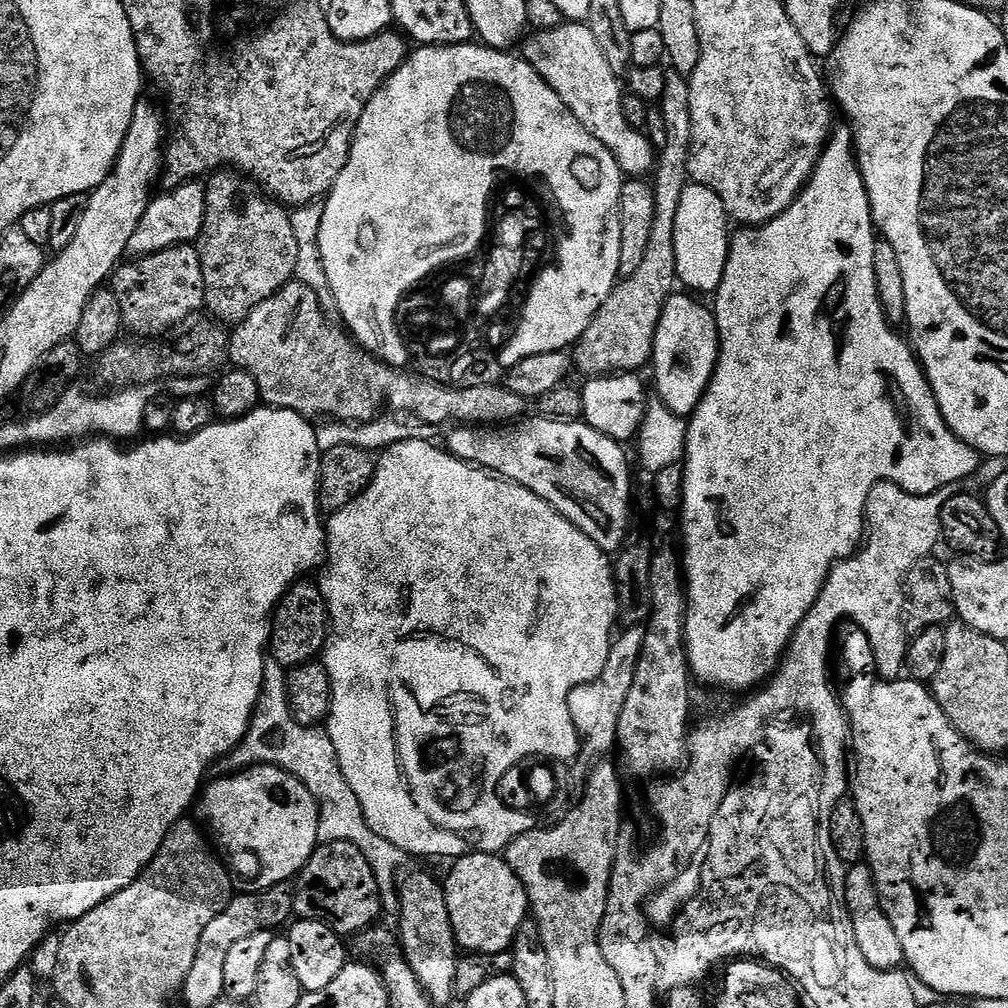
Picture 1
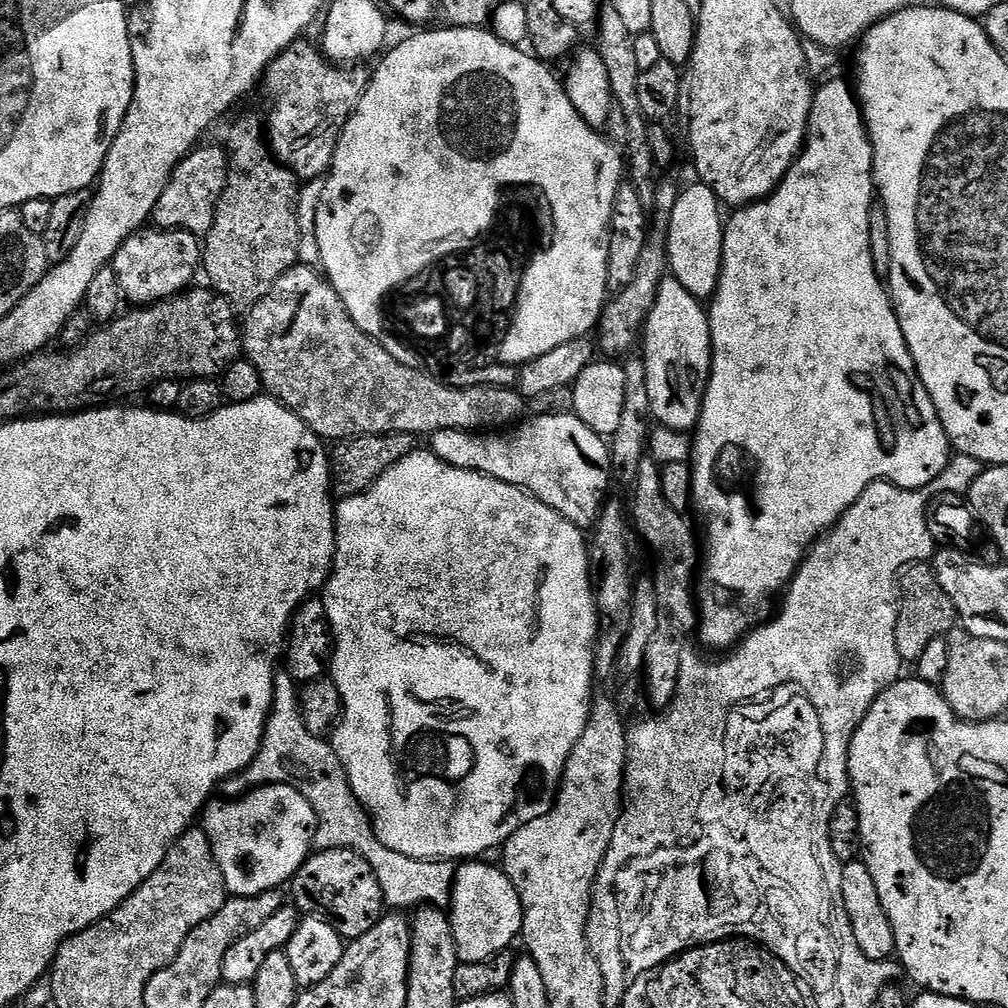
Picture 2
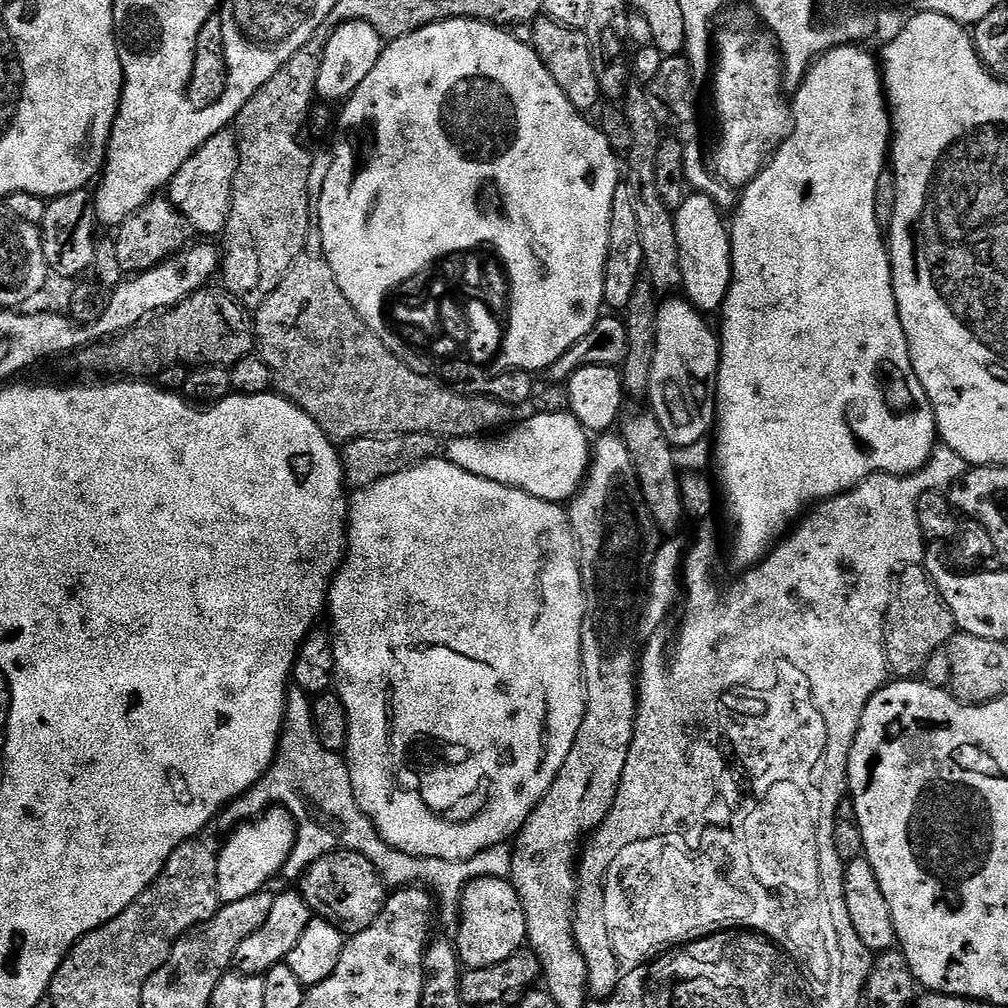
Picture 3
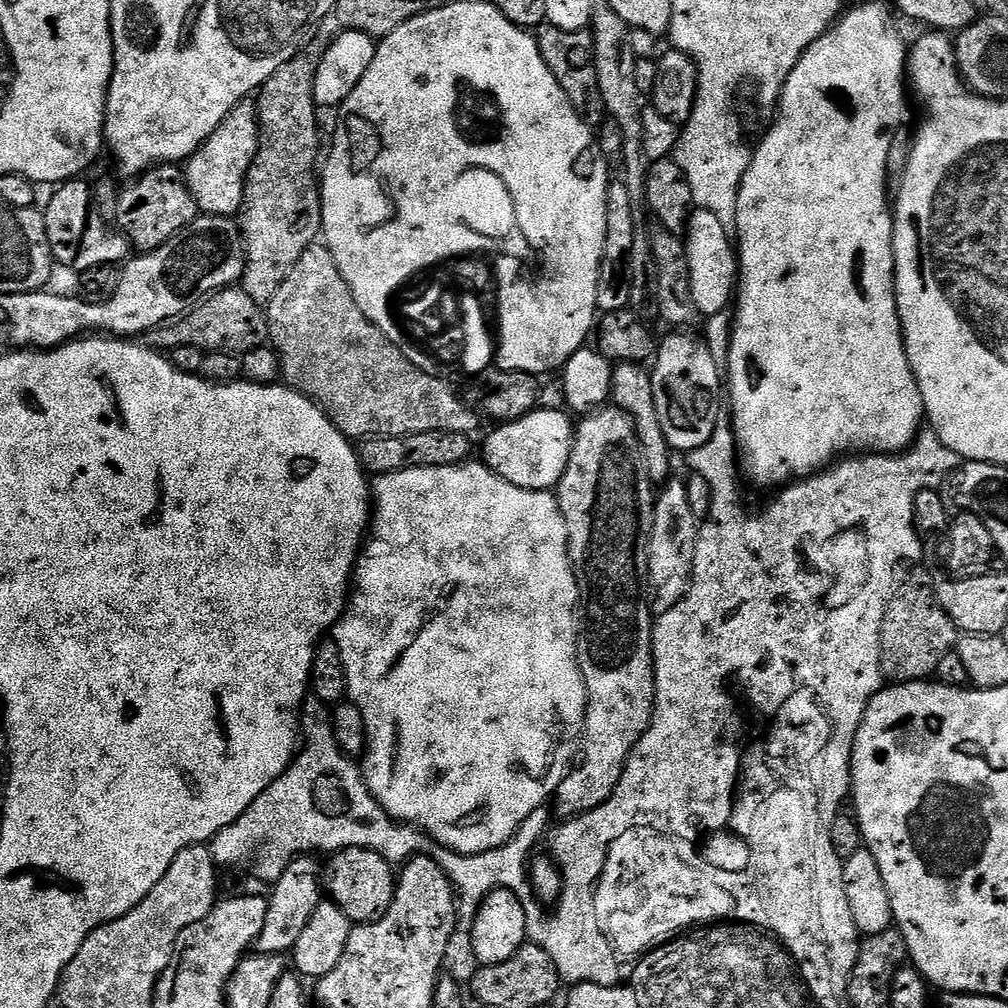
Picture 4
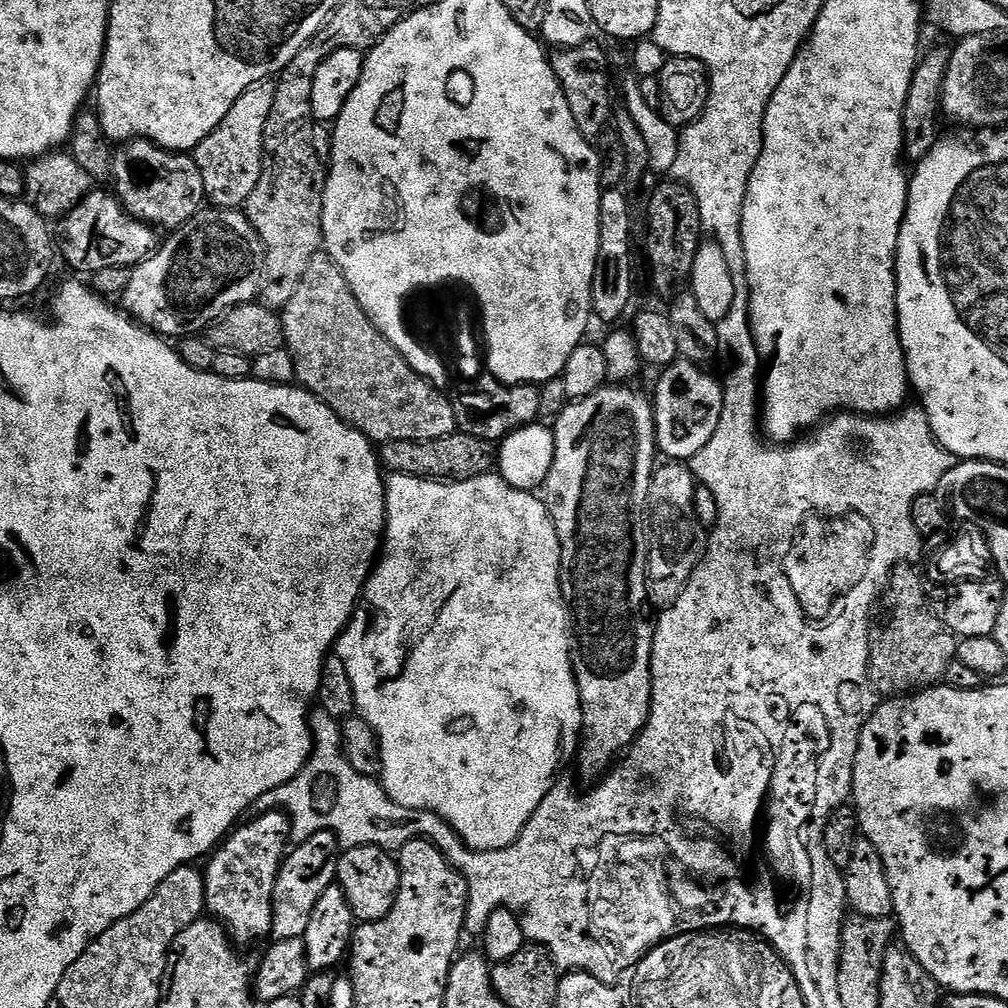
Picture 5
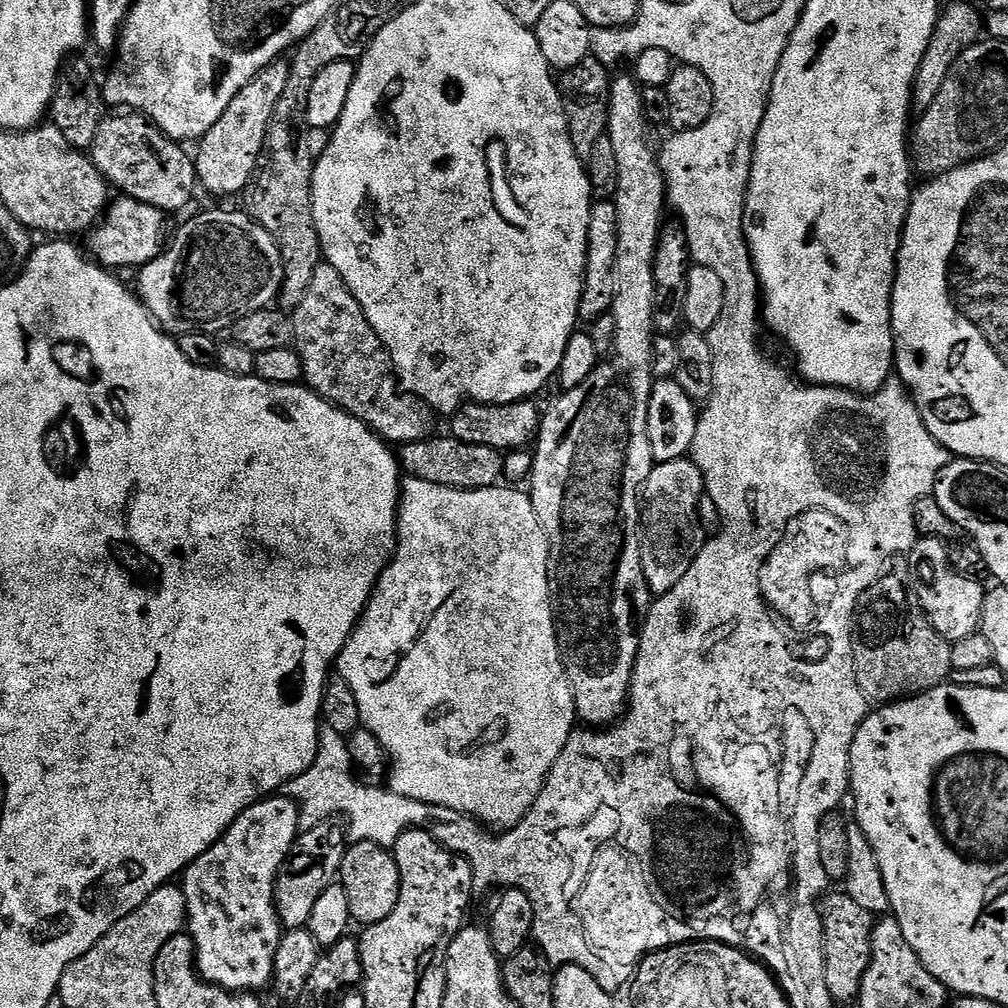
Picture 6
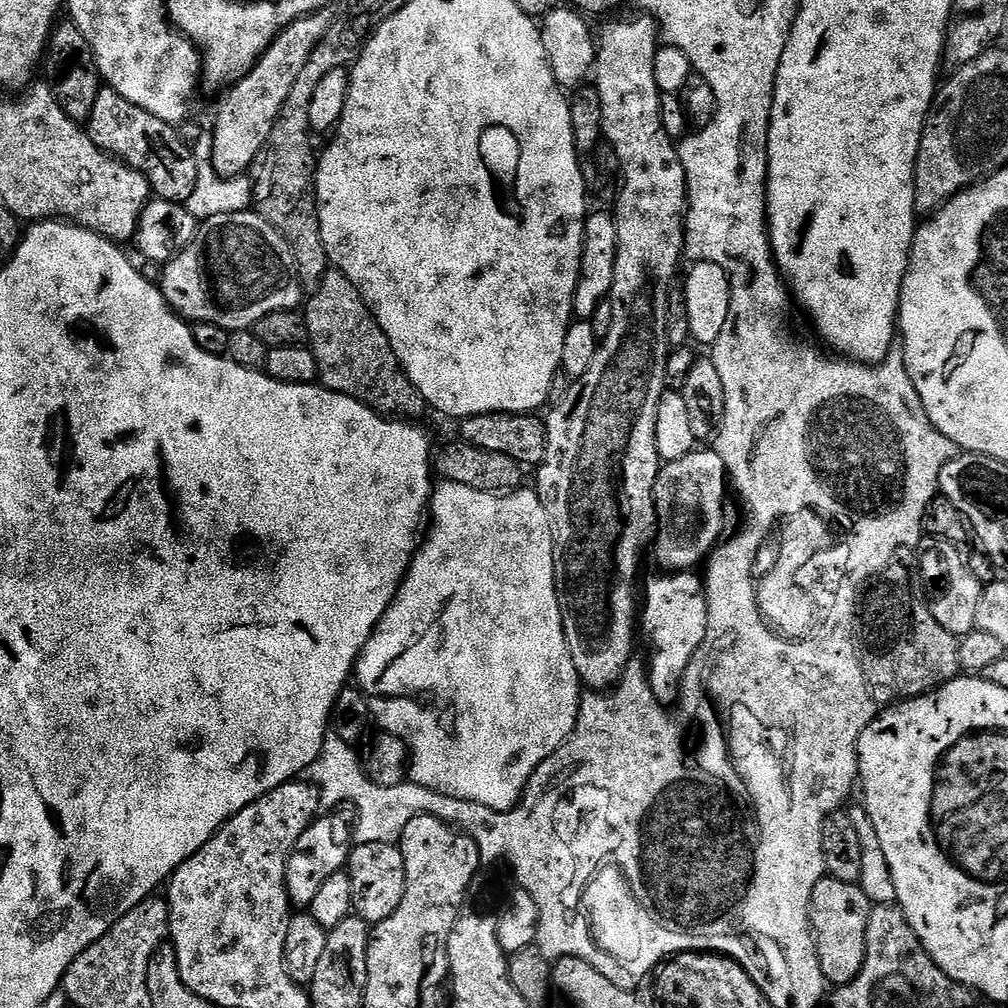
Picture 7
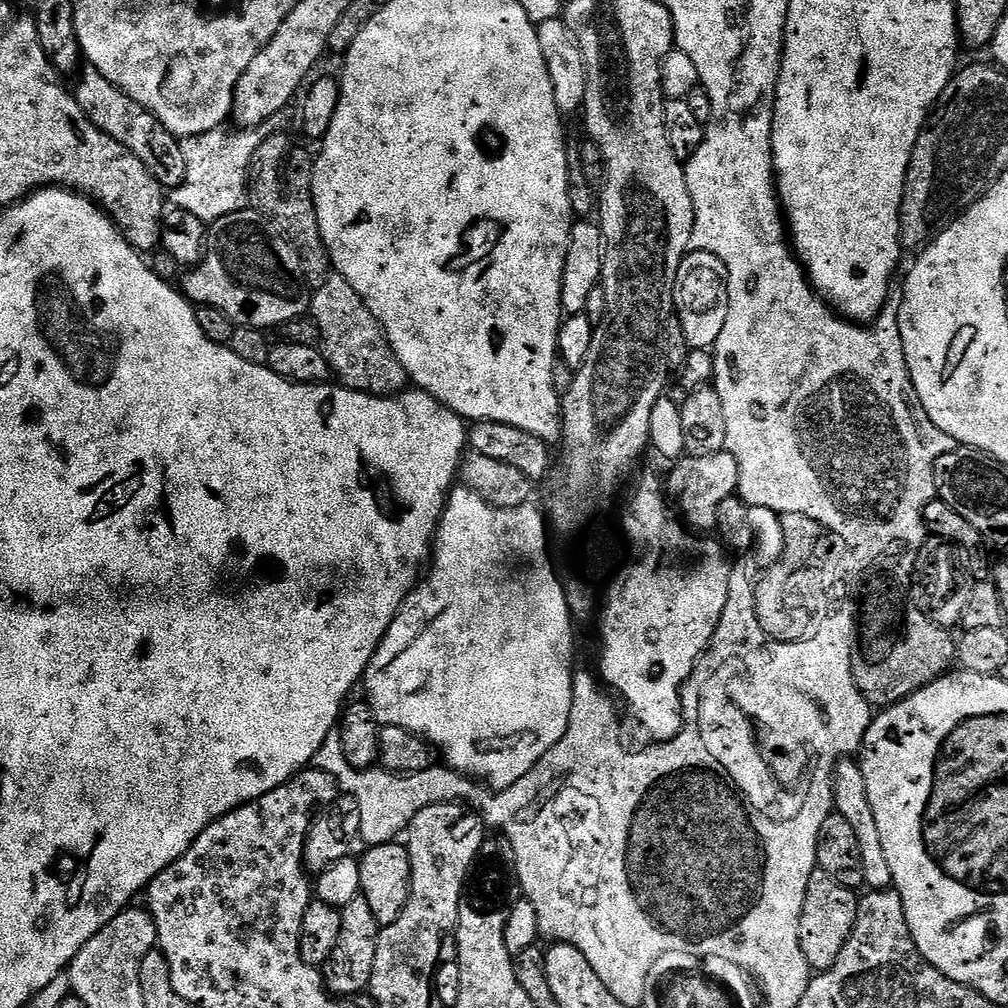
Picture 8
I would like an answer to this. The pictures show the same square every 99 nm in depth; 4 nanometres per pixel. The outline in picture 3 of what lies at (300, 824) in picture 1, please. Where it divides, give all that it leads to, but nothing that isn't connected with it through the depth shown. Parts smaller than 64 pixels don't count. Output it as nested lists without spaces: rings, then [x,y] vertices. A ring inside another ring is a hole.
[[[273,806],[262,815],[237,824],[227,833],[228,841],[218,848],[218,894],[221,905],[265,891],[268,883],[283,873],[296,845],[296,826],[295,818],[286,809]]]

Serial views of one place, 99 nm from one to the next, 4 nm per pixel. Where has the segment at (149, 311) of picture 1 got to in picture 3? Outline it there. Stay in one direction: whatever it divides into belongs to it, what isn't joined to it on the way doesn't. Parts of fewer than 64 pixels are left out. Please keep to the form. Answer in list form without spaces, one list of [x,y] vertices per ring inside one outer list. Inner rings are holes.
[[[153,198],[141,206],[137,212],[132,212],[114,232],[118,259],[126,274],[145,272],[158,266],[169,256],[174,256],[193,243],[194,233],[190,222],[173,206],[167,198]]]

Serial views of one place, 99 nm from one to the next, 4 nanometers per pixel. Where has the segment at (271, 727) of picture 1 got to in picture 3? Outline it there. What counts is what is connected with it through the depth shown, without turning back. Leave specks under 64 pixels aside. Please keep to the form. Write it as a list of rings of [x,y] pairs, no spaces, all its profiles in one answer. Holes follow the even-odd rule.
[[[295,686],[289,687],[284,701],[284,728],[280,731],[280,745],[276,747],[276,760],[272,767],[266,770],[266,774],[256,783],[253,788],[246,790],[240,797],[232,801],[218,817],[218,824],[224,830],[231,830],[237,824],[243,824],[268,811],[273,805],[287,810],[297,822],[296,826],[296,845],[286,862],[282,873],[283,879],[299,881],[307,872],[309,866],[318,858],[337,850],[347,850],[357,852],[374,862],[374,866],[380,871],[380,877],[389,889],[395,890],[405,886],[420,885],[430,886],[430,891],[438,905],[438,920],[444,923],[444,928],[449,937],[454,938],[460,929],[460,903],[464,887],[472,880],[477,880],[483,876],[507,877],[512,870],[512,850],[513,845],[505,842],[495,844],[492,848],[482,850],[474,854],[469,860],[439,860],[438,858],[426,858],[425,856],[407,856],[405,852],[400,852],[392,848],[382,837],[380,831],[372,825],[369,818],[358,806],[356,801],[356,791],[350,782],[350,770],[348,761],[339,752],[326,750],[316,733],[316,723],[312,706],[314,700],[308,693]]]

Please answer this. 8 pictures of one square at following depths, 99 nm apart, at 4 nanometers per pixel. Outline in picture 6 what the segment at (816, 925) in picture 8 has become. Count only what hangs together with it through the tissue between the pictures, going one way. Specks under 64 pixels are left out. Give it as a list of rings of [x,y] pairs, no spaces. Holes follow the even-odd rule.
[[[847,891],[834,892],[825,895],[822,900],[826,984],[835,1003],[848,1006],[862,990],[864,975],[872,961],[872,929],[876,927],[878,920],[873,912],[848,896]]]

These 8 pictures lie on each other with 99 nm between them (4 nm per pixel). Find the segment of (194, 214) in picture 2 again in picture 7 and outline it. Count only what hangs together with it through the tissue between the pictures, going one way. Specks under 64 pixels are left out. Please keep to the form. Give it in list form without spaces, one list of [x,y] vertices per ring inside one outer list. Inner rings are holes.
[[[328,10],[312,12],[281,28],[271,46],[260,55],[259,62],[223,93],[224,101],[216,112],[216,125],[210,128],[212,166],[222,180],[243,177],[258,158],[262,146],[266,146],[266,138],[270,138],[270,130],[274,130],[274,122],[286,98],[290,98],[290,90],[294,90],[302,66],[306,66],[306,58],[314,54],[314,46],[318,46],[326,30],[330,30],[334,19],[330,13]]]

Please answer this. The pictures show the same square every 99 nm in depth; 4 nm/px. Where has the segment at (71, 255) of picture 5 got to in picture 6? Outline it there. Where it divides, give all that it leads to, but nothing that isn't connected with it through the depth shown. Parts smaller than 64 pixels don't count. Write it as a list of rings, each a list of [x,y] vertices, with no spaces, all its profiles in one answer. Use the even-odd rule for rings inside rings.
[[[121,195],[119,199],[113,199],[109,203],[100,223],[91,229],[87,237],[89,238],[87,247],[89,249],[92,247],[91,251],[109,269],[134,268],[134,270],[140,270],[145,264],[154,262],[154,258],[163,254],[166,241],[170,236],[169,217],[163,209],[155,208],[154,205],[141,200],[135,200],[132,196]]]

